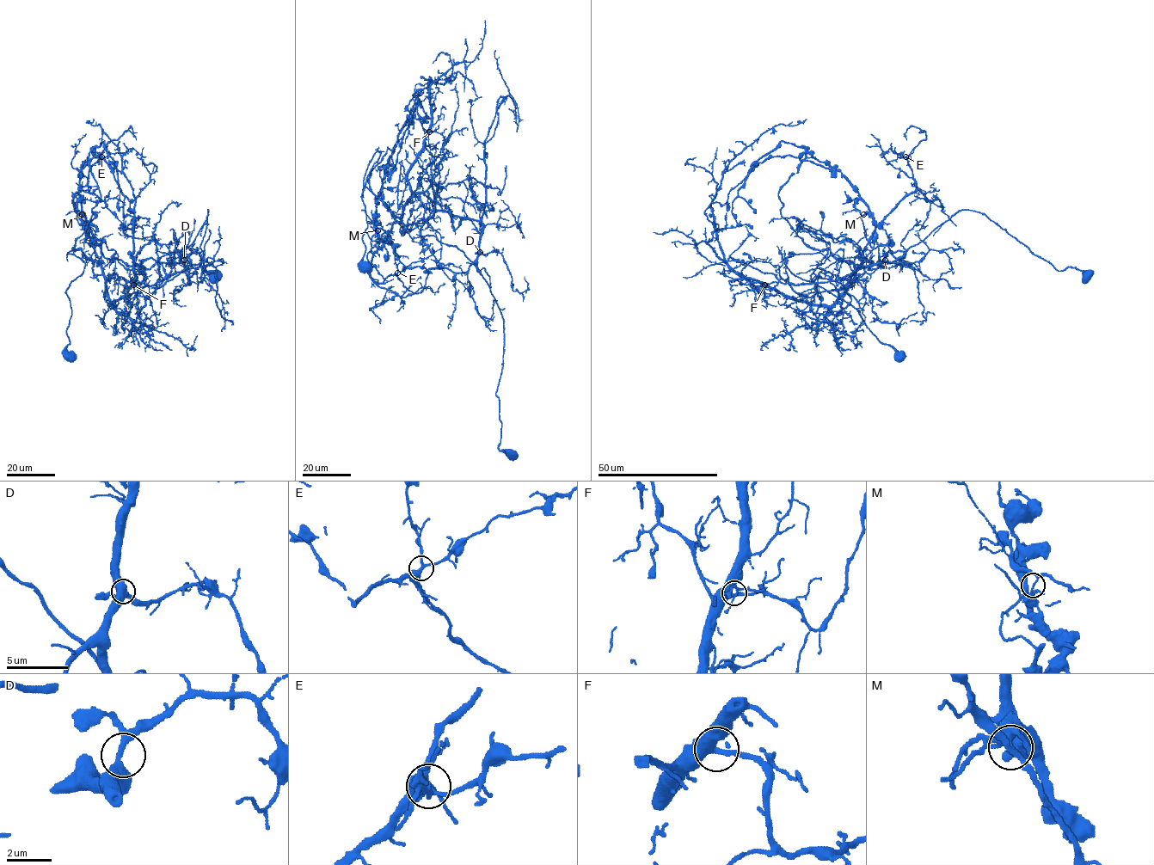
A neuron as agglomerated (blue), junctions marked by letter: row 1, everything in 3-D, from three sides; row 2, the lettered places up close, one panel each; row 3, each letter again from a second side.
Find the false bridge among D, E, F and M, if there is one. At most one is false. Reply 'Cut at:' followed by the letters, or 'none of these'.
Cut at: M

